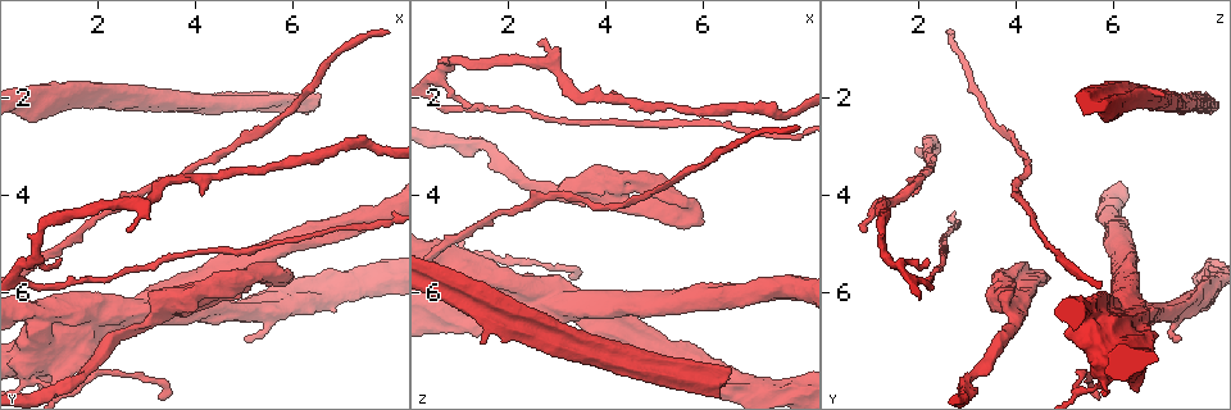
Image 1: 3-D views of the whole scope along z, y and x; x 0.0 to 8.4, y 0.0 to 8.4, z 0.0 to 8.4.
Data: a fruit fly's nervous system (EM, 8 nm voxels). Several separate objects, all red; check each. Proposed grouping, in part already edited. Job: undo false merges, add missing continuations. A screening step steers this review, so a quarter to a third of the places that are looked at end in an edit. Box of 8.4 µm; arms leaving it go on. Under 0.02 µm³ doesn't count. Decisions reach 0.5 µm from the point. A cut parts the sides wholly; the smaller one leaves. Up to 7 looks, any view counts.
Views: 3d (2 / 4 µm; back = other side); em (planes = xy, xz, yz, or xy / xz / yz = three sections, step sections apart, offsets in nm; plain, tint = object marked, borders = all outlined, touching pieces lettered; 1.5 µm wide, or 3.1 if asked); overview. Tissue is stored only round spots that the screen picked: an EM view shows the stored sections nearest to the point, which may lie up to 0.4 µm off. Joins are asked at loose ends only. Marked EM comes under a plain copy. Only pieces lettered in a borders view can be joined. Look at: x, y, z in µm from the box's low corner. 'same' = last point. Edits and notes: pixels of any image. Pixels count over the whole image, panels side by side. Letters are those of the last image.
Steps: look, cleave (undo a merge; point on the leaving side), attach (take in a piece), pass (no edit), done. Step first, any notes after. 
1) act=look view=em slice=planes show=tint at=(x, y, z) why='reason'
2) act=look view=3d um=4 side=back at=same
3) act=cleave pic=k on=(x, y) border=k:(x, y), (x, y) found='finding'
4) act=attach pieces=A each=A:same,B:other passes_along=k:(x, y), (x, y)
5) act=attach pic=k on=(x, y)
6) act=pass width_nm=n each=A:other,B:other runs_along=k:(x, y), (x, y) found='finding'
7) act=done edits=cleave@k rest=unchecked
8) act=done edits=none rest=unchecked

act=look view=3d um=4 at=(1.45, 2.00, 7.10) why='branch stops here'

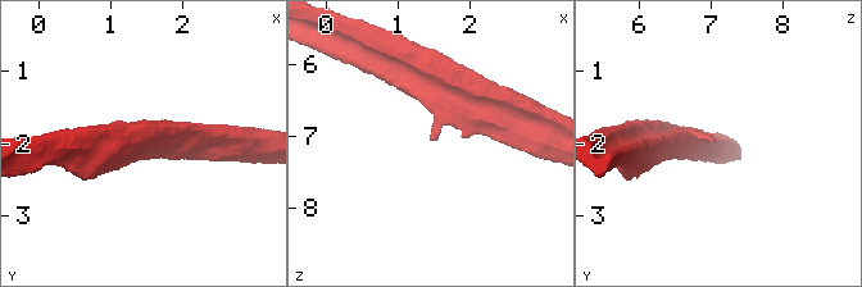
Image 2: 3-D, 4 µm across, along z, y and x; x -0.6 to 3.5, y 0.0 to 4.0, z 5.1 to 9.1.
act=look view=em slice=planes show=borders at=(1.45, 2.00, 7.05)

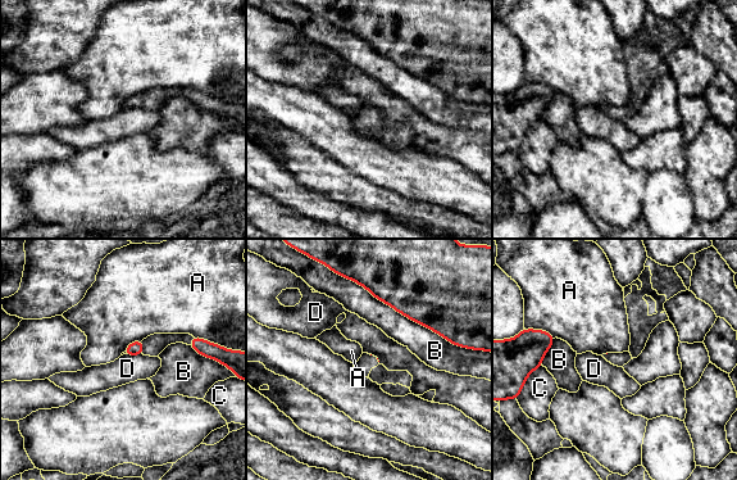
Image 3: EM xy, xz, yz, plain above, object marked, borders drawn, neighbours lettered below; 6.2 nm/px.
act=pass longest_contact=B:850nm each=A:other,B:other,C:other,D:other border=3:(141, 353), (123, 354) found='none of them fits'

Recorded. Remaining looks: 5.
act=look view=em slice=xz step=4 show=tint at=(6.60, 1.95, 7.60) why='free end'

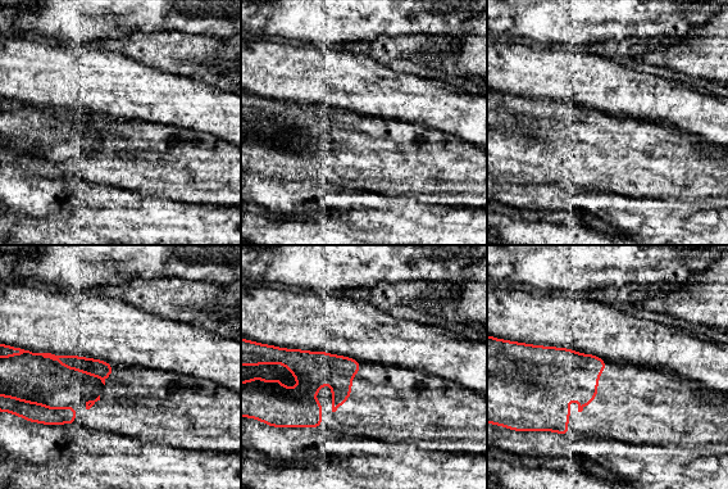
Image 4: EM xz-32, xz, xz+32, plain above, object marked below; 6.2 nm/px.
act=look view=em slice=planes show=borders at=same why='cut it another way'

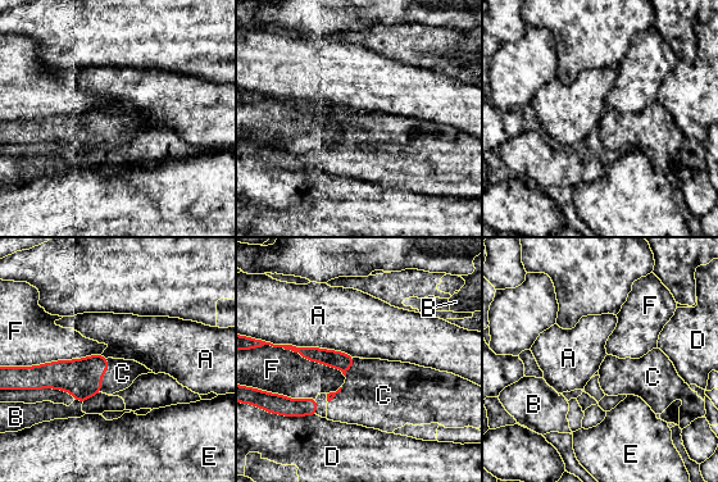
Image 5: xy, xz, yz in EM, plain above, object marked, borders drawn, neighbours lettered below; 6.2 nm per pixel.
act=attach pieces=C each=A:other,B:other,C:same,D:other,E:other,F:other passes_along=5:(82, 377), (103, 373), (122, 373) found='it goes on there'

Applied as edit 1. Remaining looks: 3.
act=look view=overview why='see it whole again'

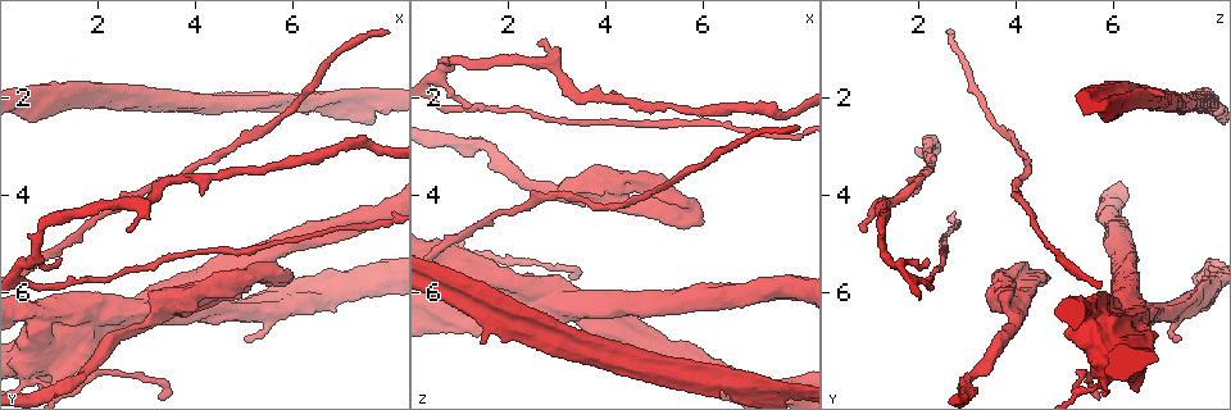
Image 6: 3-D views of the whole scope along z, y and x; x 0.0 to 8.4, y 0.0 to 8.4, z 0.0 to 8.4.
act=look view=3d um=2 at=(7.95, 0.65, 2.60) why='thin end'

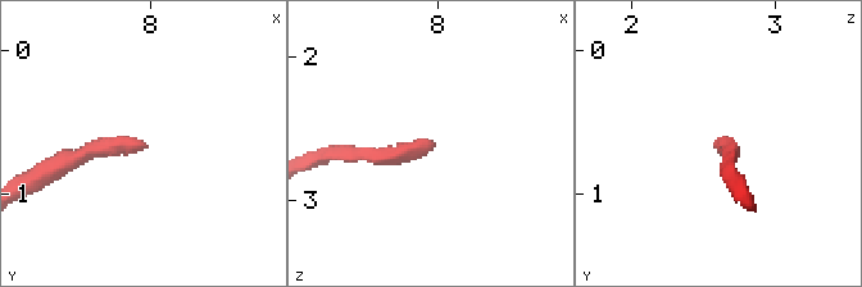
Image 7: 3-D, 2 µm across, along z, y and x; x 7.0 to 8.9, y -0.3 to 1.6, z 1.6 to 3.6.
act=look view=em slice=planes show=borders at=(7.94, 0.64, 2.58)

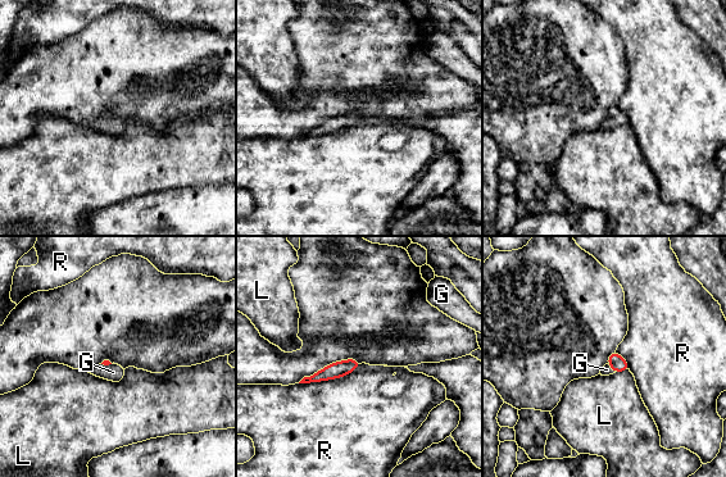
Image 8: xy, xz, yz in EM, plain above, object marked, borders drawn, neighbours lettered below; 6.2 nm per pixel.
act=attach pieces=G longest_contact=R:420nm each=G:same,L:other,R:other passes_along=8:(618, 364), (612, 368), (607, 369) found='the neuron continues'

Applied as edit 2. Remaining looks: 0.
act=done edits=attach@5,attach@8 rest=unchecked

